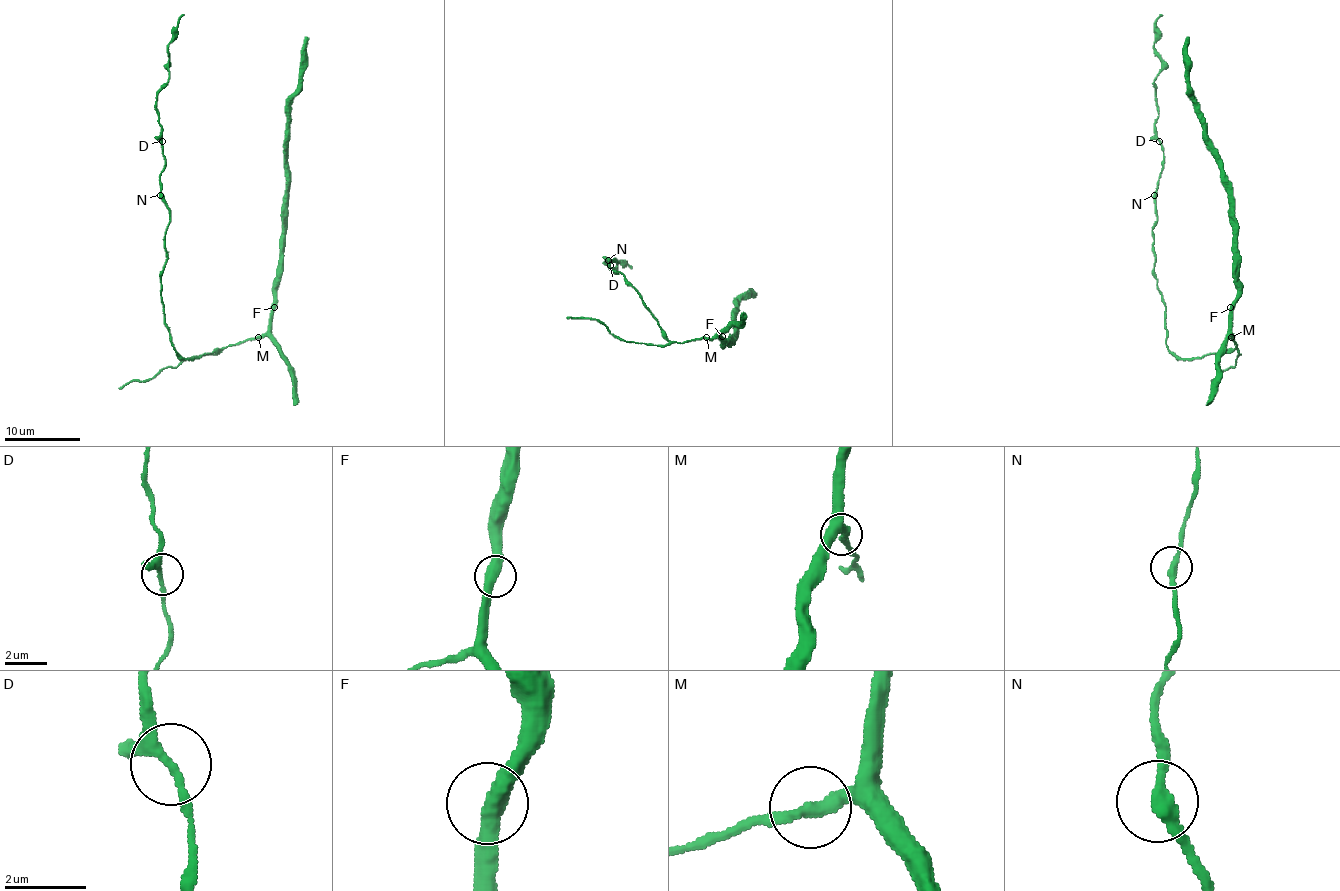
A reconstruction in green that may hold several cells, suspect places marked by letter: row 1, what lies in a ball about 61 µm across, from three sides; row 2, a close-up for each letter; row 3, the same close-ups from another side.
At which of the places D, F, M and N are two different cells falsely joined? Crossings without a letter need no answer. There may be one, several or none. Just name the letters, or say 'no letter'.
no letter

